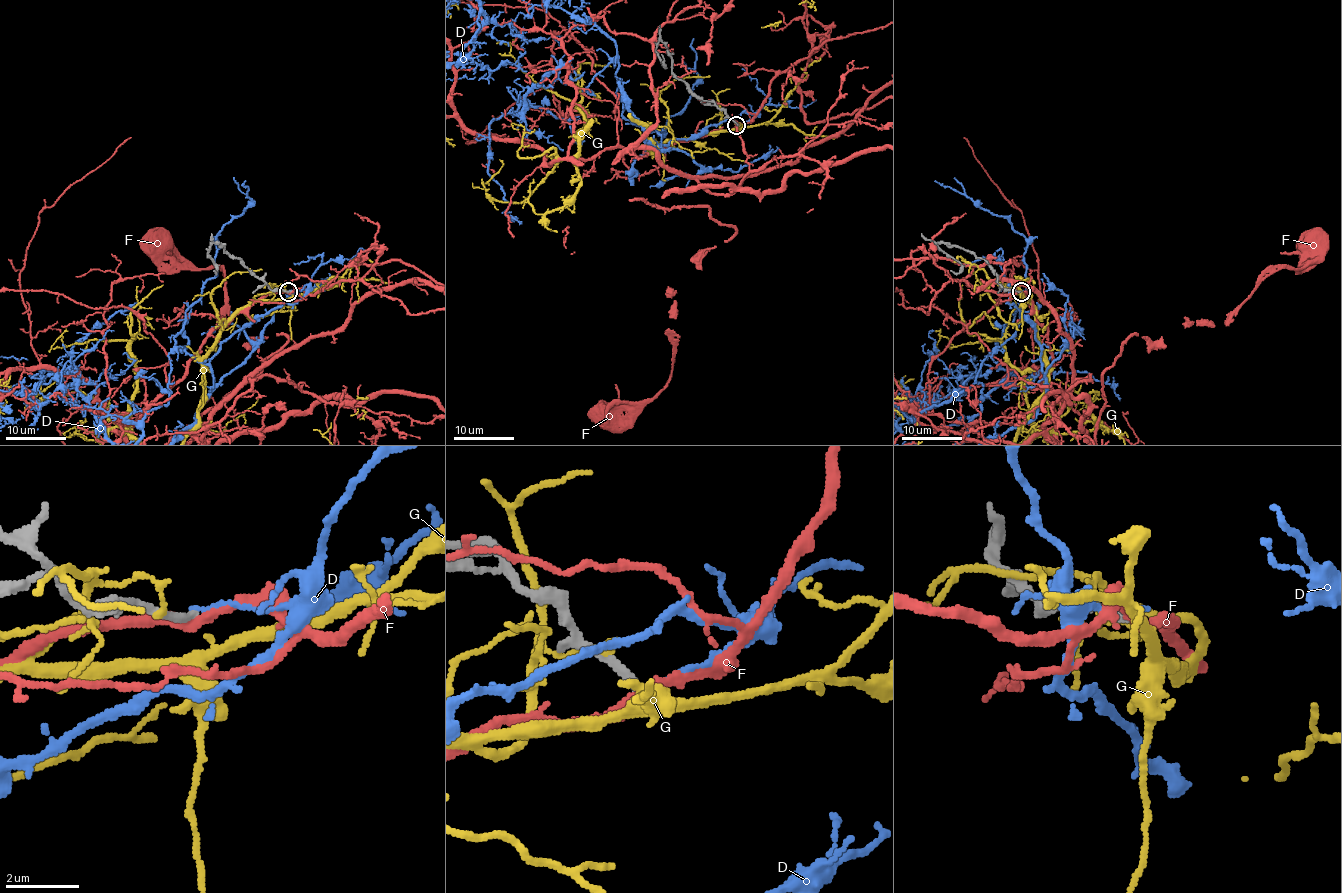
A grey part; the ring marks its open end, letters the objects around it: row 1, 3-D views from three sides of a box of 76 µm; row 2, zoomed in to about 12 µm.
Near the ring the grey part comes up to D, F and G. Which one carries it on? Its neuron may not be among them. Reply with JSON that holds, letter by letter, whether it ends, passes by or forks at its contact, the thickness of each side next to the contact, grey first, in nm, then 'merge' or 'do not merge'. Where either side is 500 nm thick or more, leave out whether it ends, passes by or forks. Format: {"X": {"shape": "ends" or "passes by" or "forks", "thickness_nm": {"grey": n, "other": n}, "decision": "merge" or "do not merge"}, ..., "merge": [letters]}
{"D": {"shape": "ends", "thickness_nm": {"grey": 240, "other": 130}, "decision": "do not merge"}, "F": {"shape": "passes by", "thickness_nm": {"grey": 240, "other": 280}, "decision": "do not merge"}, "G": {"shape": "ends", "thickness_nm": {"grey": 190, "other": 160}, "decision": "do not merge"}, "merge": []}

